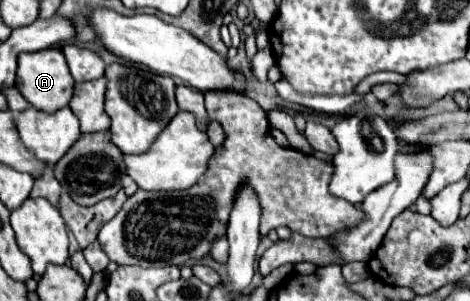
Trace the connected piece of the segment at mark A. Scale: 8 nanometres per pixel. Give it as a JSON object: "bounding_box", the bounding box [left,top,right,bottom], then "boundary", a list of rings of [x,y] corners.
{"bounding_box":[16,48,74,114],"boundary":[[[46,48],[32,54],[20,54],[18,58],[18,76],[16,76],[16,88],[20,94],[34,106],[36,110],[44,114],[54,114],[56,110],[68,106],[74,90],[74,78],[68,70],[66,58],[60,48]]]}

